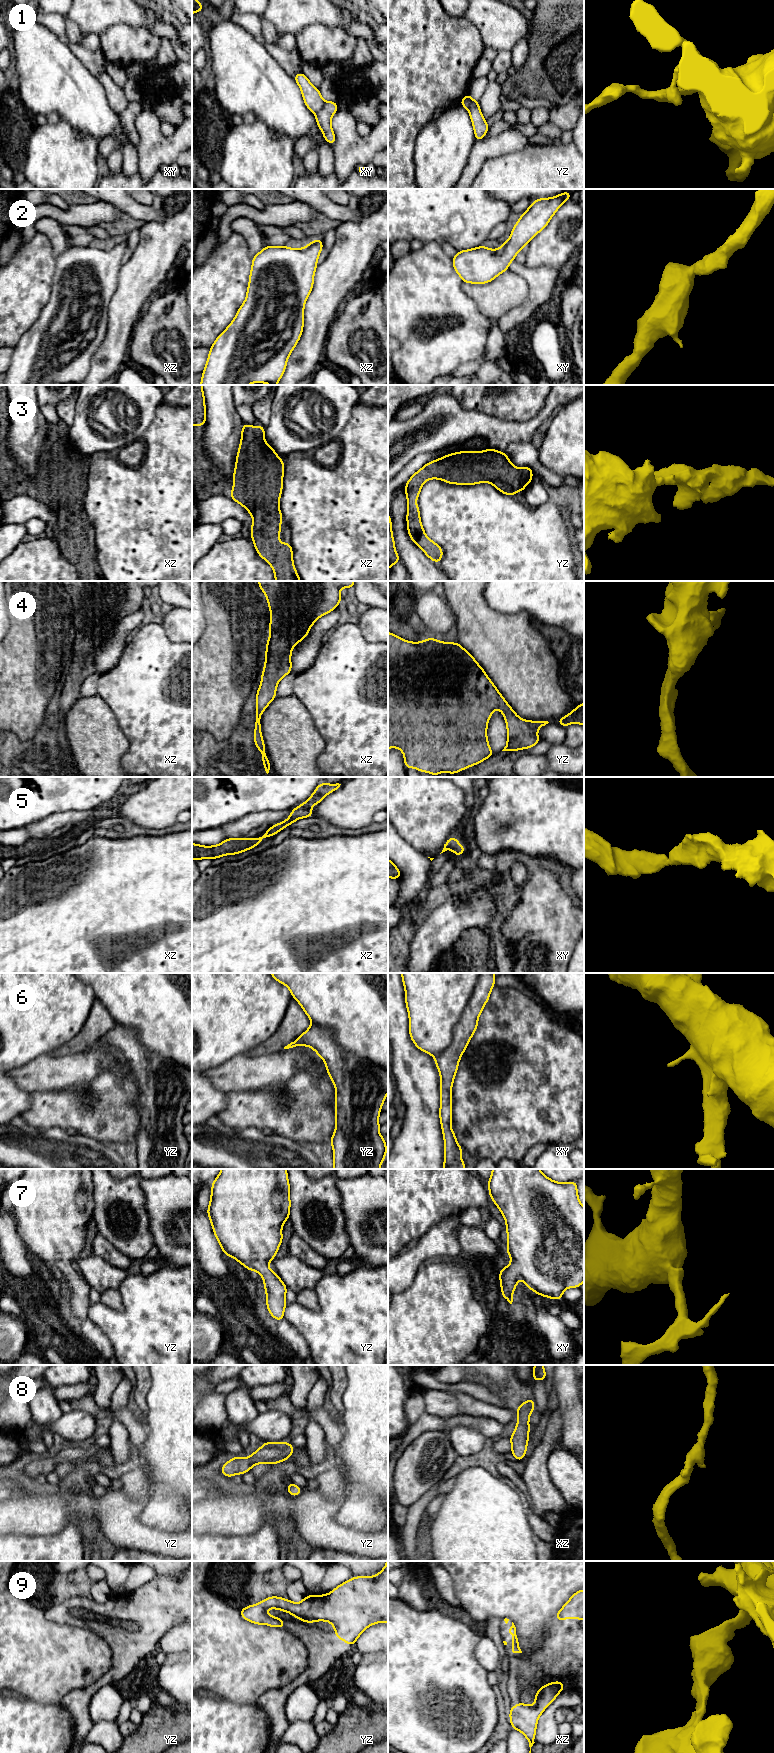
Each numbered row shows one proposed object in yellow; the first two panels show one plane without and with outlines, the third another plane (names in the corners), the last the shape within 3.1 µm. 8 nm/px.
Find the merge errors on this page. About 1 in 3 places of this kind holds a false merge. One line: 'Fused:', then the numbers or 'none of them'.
Fused: 1, 6

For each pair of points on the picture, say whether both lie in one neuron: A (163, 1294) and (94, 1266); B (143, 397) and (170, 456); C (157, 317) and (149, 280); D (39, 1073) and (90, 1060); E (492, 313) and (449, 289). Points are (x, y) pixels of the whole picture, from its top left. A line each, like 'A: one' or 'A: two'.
A: two
B: two
C: two
D: one
E: two

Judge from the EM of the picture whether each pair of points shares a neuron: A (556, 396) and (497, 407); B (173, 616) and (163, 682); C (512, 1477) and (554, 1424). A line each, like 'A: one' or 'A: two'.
A: two
B: two
C: two

